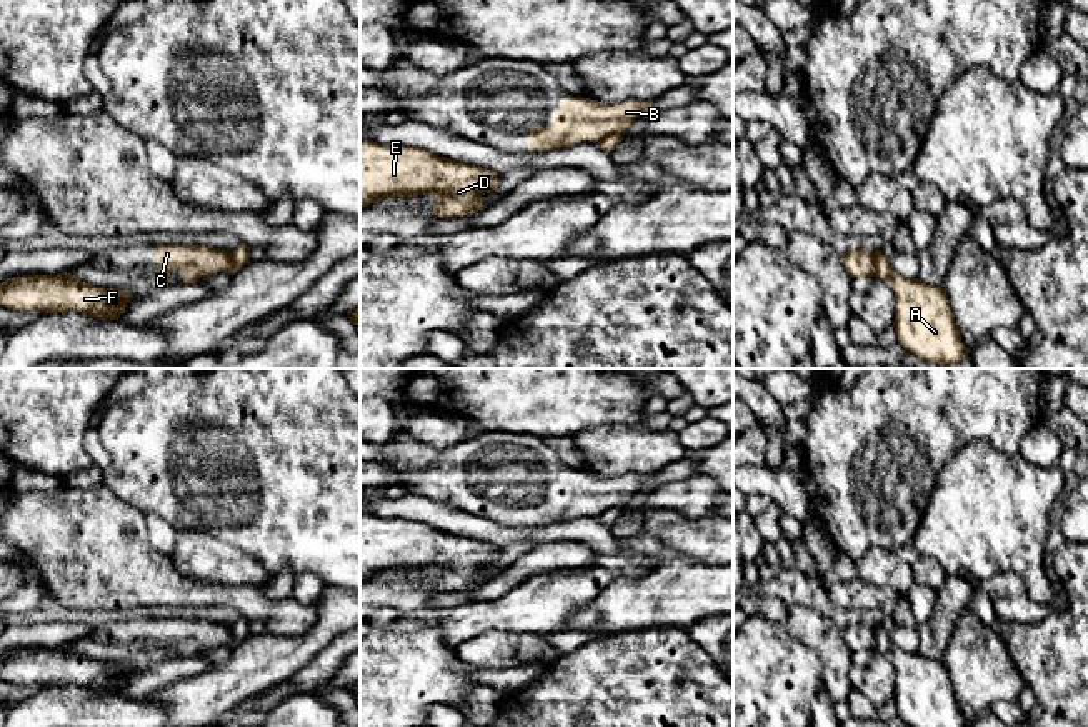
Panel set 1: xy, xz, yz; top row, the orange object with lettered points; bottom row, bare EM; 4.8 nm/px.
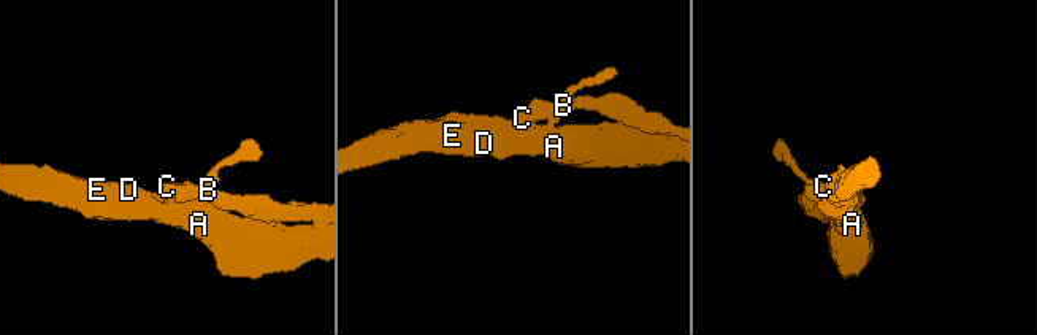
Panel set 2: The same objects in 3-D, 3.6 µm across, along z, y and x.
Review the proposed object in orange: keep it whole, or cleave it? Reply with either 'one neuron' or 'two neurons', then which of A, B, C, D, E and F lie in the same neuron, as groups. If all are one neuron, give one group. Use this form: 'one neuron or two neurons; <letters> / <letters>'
two neurons; A D E F / B C

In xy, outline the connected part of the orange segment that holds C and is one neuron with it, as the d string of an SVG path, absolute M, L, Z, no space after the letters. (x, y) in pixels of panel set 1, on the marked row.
M157 245L157 270L167 277L175 270L183 272L183 283L195 283L215 272L233 273L228 252L207 245Z

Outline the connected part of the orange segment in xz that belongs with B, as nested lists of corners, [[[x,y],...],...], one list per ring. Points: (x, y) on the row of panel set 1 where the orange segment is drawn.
[[[570,97],[555,108],[550,127],[530,127],[530,152],[571,147],[581,140],[600,142],[611,133],[625,135],[653,100],[626,100],[616,105]]]

